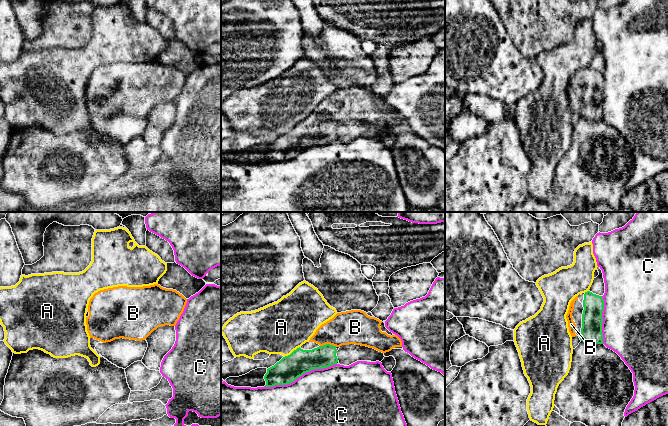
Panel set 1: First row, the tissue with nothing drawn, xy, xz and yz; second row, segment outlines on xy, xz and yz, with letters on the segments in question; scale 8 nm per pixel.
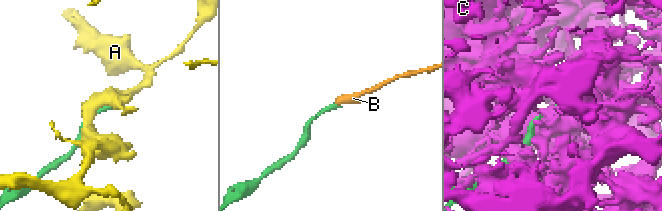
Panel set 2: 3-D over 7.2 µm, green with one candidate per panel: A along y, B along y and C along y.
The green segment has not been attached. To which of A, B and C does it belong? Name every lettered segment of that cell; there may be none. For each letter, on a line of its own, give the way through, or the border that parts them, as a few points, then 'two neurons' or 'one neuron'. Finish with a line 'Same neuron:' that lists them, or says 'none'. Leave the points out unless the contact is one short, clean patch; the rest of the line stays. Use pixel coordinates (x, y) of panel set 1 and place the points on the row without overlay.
A: two neurons
B: across xz (302, 137), (313, 135), (328, 120), (344, 104), (351, 103) | one neuron
C: two neurons
Same neuron: B

